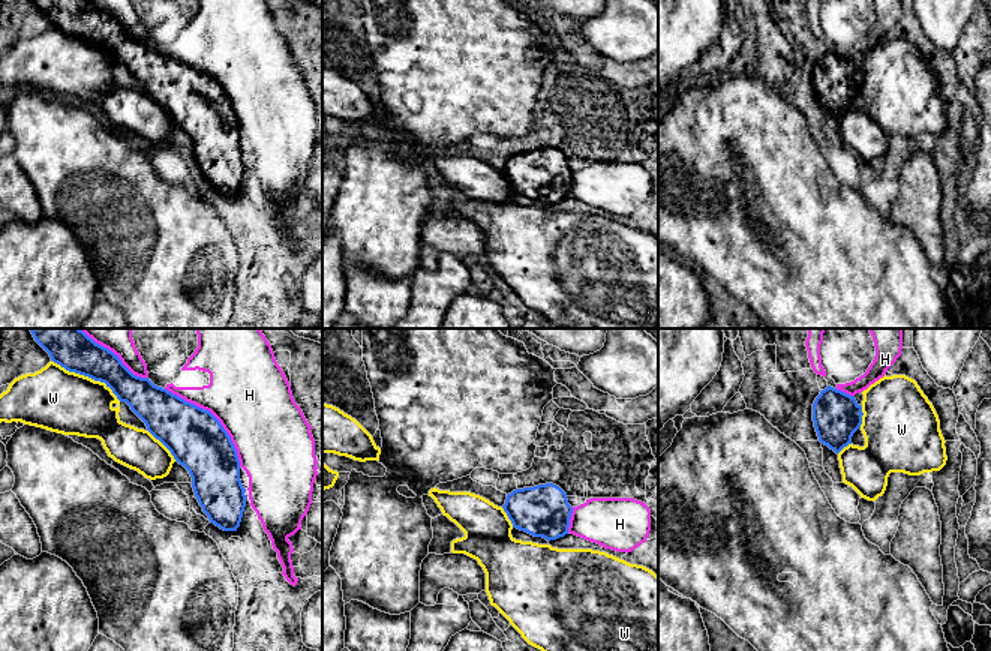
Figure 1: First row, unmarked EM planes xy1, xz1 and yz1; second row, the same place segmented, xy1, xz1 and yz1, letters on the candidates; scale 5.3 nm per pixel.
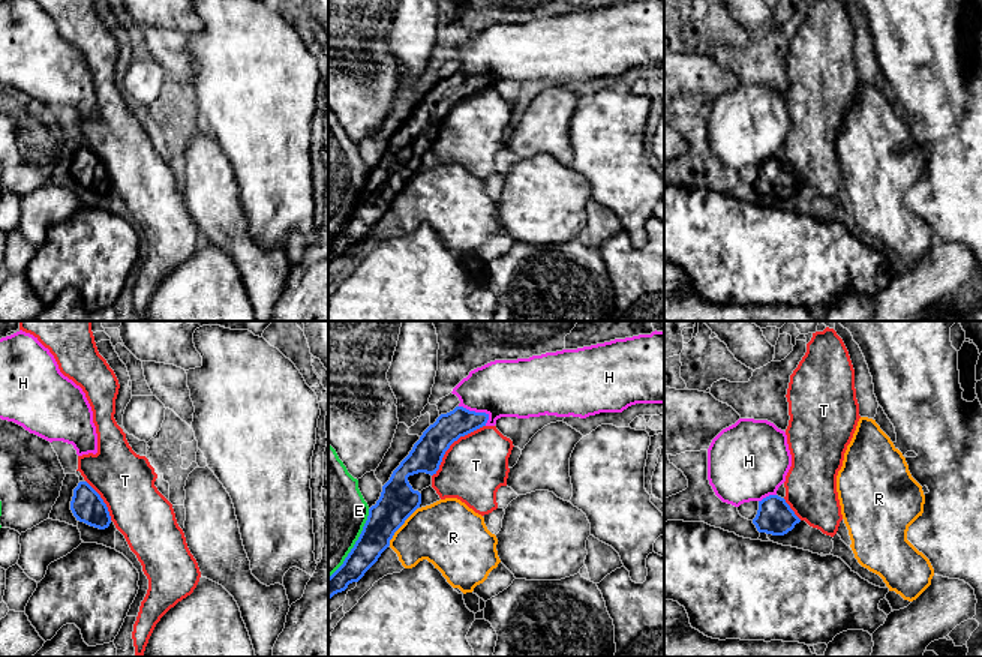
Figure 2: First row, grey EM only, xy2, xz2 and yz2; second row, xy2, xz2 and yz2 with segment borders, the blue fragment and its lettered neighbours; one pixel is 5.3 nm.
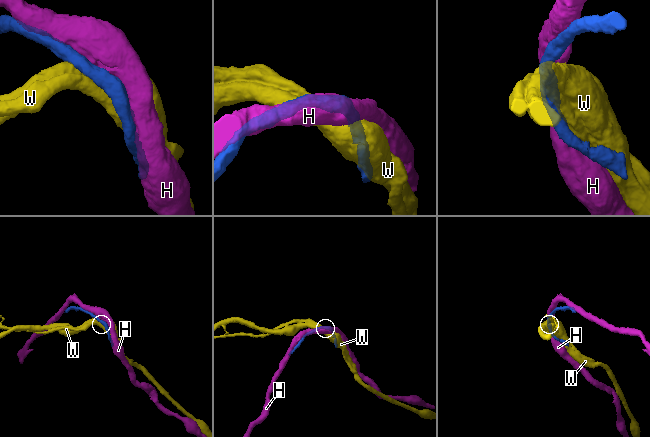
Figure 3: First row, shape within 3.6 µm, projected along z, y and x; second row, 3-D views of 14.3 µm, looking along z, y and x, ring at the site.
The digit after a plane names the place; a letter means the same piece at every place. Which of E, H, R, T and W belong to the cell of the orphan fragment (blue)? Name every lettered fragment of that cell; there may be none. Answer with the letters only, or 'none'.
H

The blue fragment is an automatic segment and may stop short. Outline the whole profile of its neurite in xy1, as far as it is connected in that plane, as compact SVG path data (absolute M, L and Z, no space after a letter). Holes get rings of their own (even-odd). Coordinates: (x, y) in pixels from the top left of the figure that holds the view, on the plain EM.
M88 0L33 2L54 27L105 46L120 66L126 66L189 135L195 160L210 188L237 195L246 171L240 124L231 100L210 75L133 39L118 20Z

